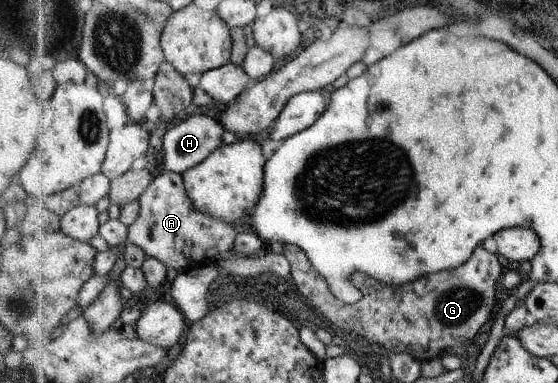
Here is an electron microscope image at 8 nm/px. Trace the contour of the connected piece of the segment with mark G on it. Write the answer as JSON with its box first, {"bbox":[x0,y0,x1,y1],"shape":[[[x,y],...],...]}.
{"bbox":[283,244,502,363],"shape":[[[284,244],[283,254],[290,262],[289,275],[292,276],[294,289],[330,323],[344,331],[354,331],[371,345],[382,345],[386,351],[411,354],[420,363],[438,357],[452,345],[466,346],[476,337],[480,327],[490,319],[496,279],[502,275],[498,257],[481,246],[472,253],[471,260],[460,265],[460,268],[424,275],[410,281],[412,285],[386,287],[364,273],[352,273],[350,280],[363,295],[360,301],[347,305],[332,295],[326,277],[316,273],[312,261],[302,249]]]}

